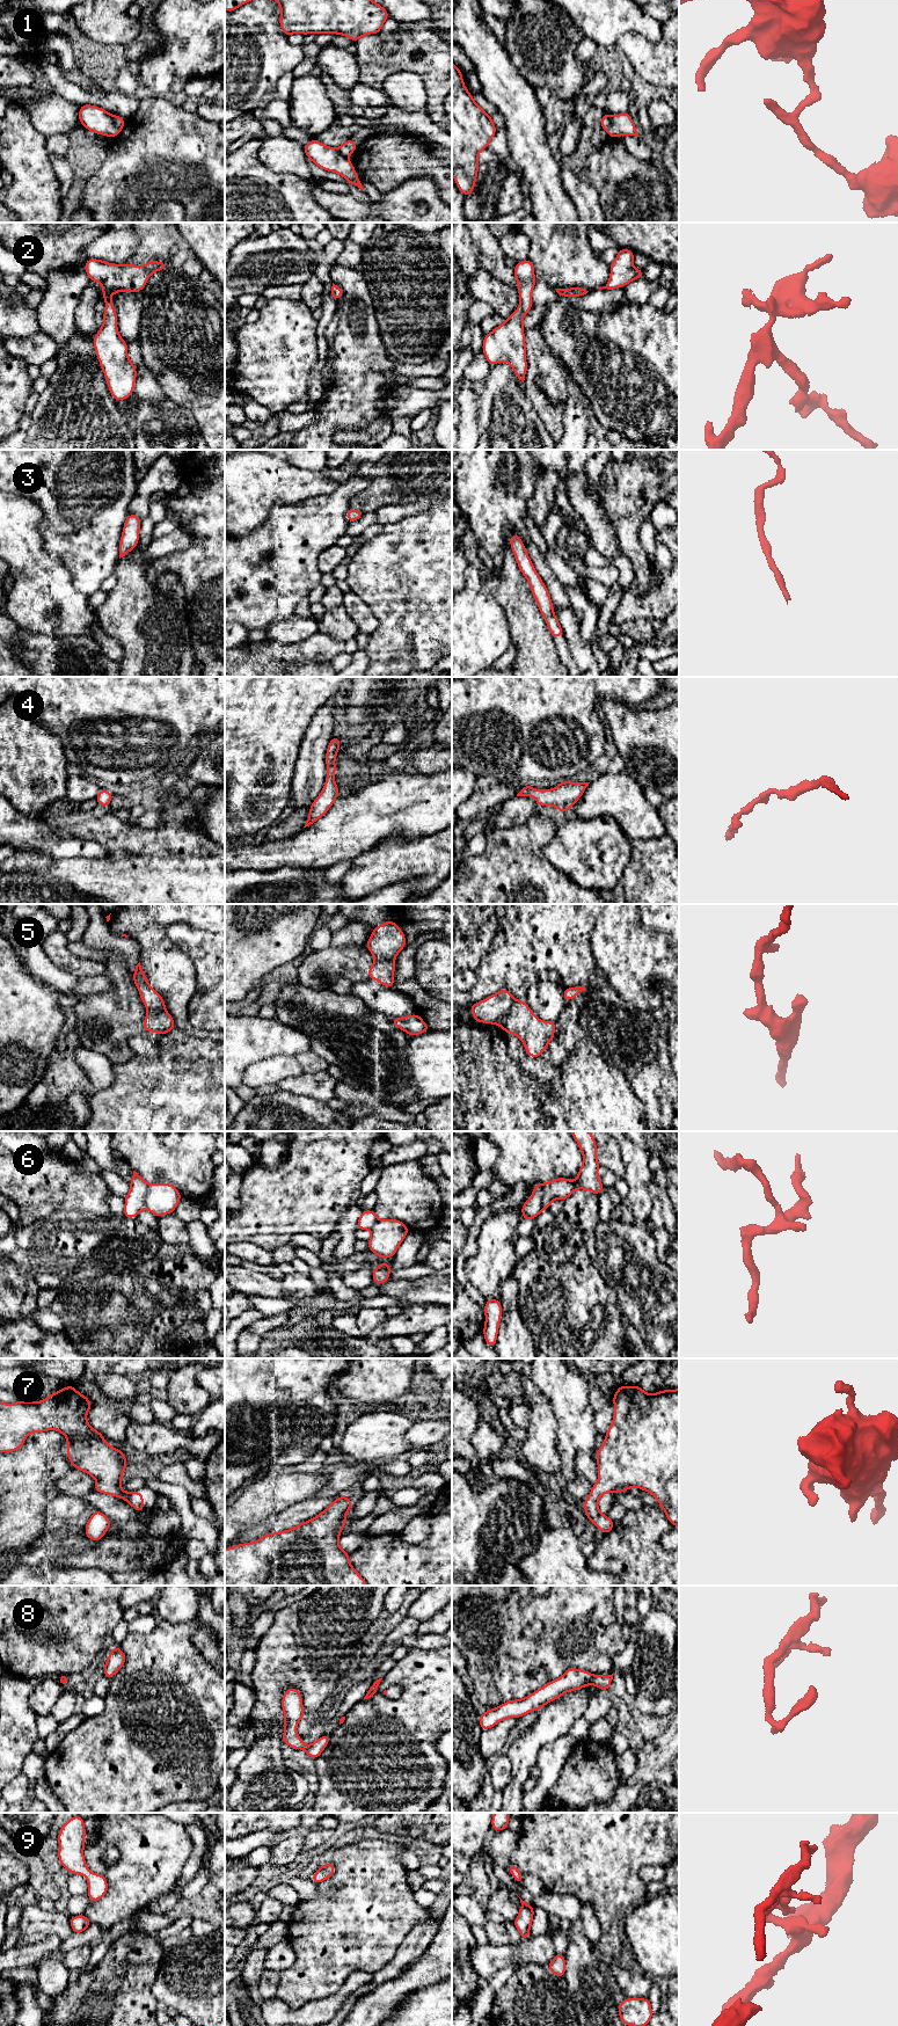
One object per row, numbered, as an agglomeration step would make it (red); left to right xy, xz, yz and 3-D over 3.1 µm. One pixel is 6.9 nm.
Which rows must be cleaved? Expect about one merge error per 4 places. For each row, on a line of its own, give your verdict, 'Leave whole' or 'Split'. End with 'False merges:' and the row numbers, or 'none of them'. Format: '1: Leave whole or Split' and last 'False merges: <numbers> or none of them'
1: Split
2: Leave whole
3: Leave whole
4: Leave whole
5: Split
6: Split
7: Leave whole
8: Leave whole
9: Leave whole
False merges: 1, 5, 6

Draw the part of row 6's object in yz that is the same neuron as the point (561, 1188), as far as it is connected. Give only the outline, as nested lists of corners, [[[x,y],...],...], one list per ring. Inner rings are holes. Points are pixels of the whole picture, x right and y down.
[[[590,1131],[570,1132],[576,1139],[583,1154],[582,1167],[579,1168],[575,1181],[565,1178],[556,1178],[545,1183],[542,1210],[549,1209],[552,1201],[555,1198],[563,1202],[572,1195],[576,1189],[590,1190],[597,1195],[605,1190],[598,1176],[600,1165],[597,1159],[597,1144],[594,1137],[590,1134]]]

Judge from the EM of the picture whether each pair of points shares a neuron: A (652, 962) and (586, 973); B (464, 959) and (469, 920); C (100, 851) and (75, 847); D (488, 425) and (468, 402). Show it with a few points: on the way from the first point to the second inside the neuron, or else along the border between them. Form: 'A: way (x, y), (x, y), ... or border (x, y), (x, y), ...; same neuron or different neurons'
A: border (588, 945), (592, 963), (604, 976), (608, 986); different neurons
B: way (464, 949), (464, 946), (469, 940), (469, 930); same neuron
C: way (94, 850), (81, 850); same neuron
D: border (471, 388), (476, 395), (476, 423), (480, 437); different neurons

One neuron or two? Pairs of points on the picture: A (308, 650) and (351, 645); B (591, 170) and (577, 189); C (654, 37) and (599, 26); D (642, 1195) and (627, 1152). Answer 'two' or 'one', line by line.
A: two
B: two
C: one
D: one

